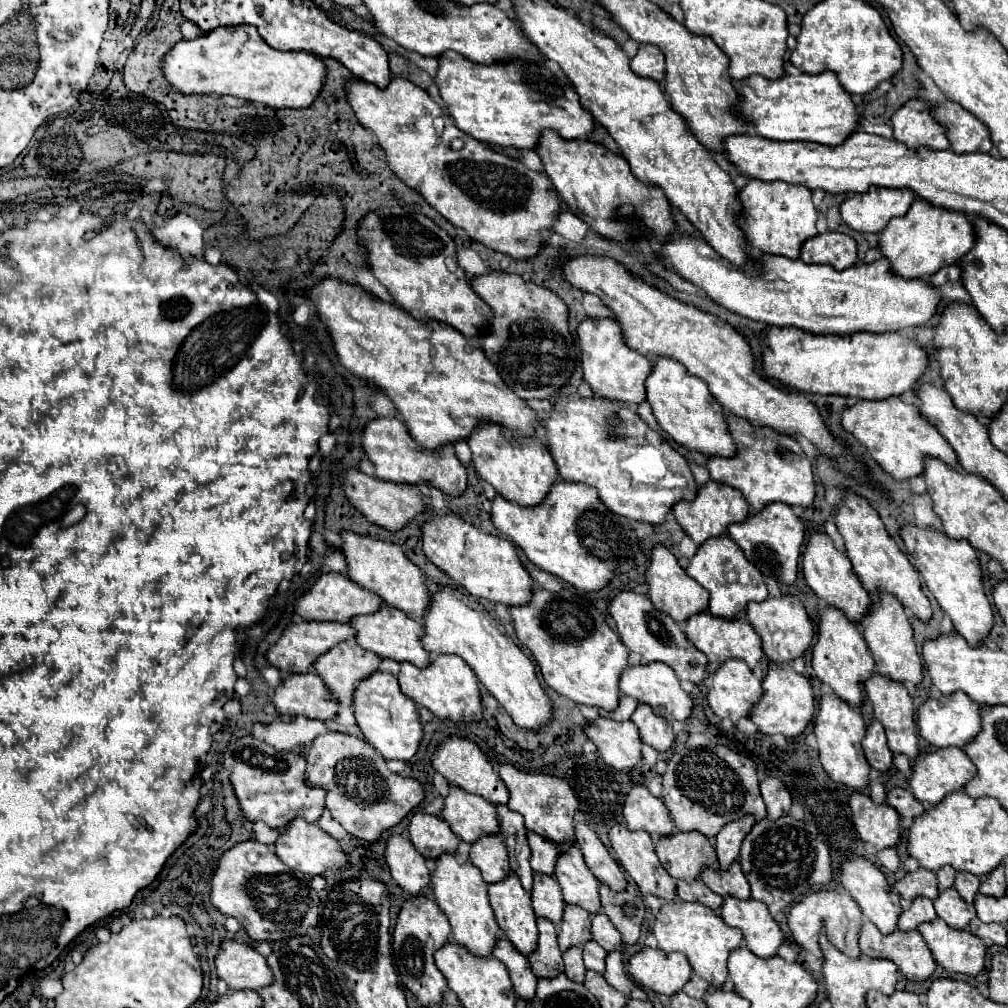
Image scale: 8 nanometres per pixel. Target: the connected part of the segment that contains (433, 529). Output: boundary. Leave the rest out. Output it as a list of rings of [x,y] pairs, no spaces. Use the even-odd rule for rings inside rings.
[[[447,514],[443,518],[435,516],[423,522],[421,540],[425,556],[445,574],[449,574],[457,586],[463,586],[471,596],[501,604],[525,604],[525,600],[529,600],[533,584],[517,556],[515,546],[509,540],[485,534],[455,514]]]

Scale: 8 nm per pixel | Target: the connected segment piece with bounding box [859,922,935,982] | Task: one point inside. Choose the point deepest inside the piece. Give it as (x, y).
(908, 950)

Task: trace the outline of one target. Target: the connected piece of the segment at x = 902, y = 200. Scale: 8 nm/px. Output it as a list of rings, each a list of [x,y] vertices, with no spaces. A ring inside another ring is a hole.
[[[871,188],[865,194],[853,194],[849,198],[845,198],[845,202],[841,204],[841,218],[847,226],[851,226],[857,232],[881,232],[885,228],[885,224],[895,218],[895,216],[903,216],[909,206],[913,204],[915,194],[911,190],[893,190],[893,188]]]

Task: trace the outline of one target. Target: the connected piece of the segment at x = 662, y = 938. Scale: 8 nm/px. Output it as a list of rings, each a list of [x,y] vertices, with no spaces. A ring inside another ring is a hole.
[[[667,900],[655,918],[653,934],[663,952],[683,952],[693,972],[713,988],[723,986],[727,980],[727,956],[731,950],[741,946],[741,932],[727,926],[719,914],[699,902]]]

